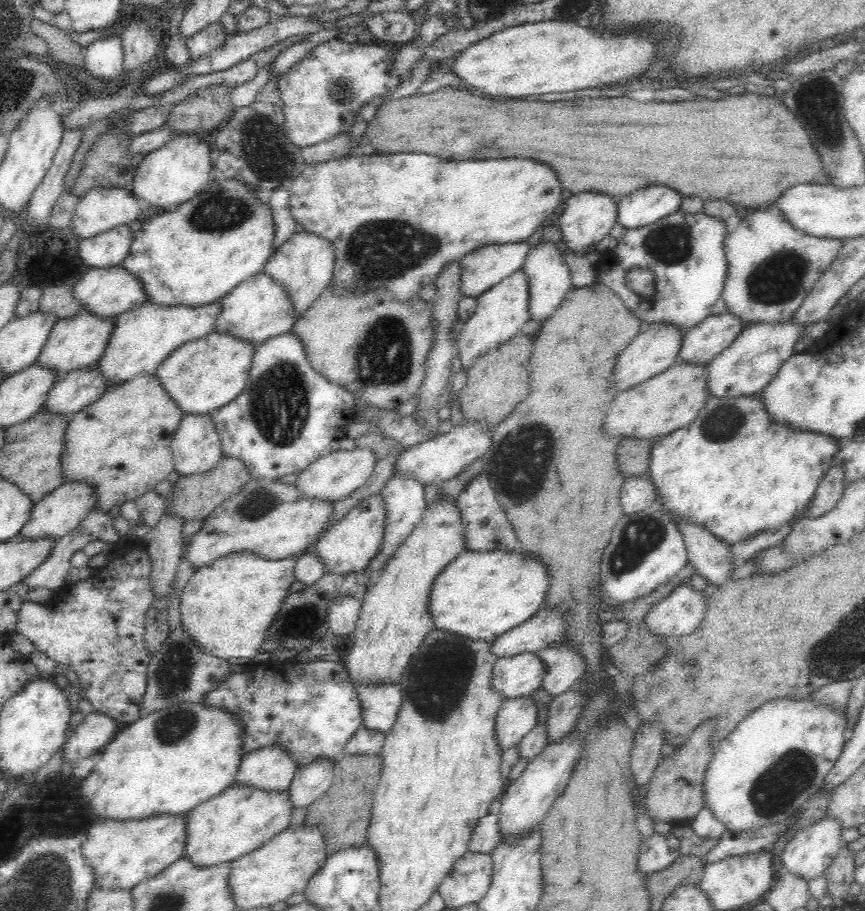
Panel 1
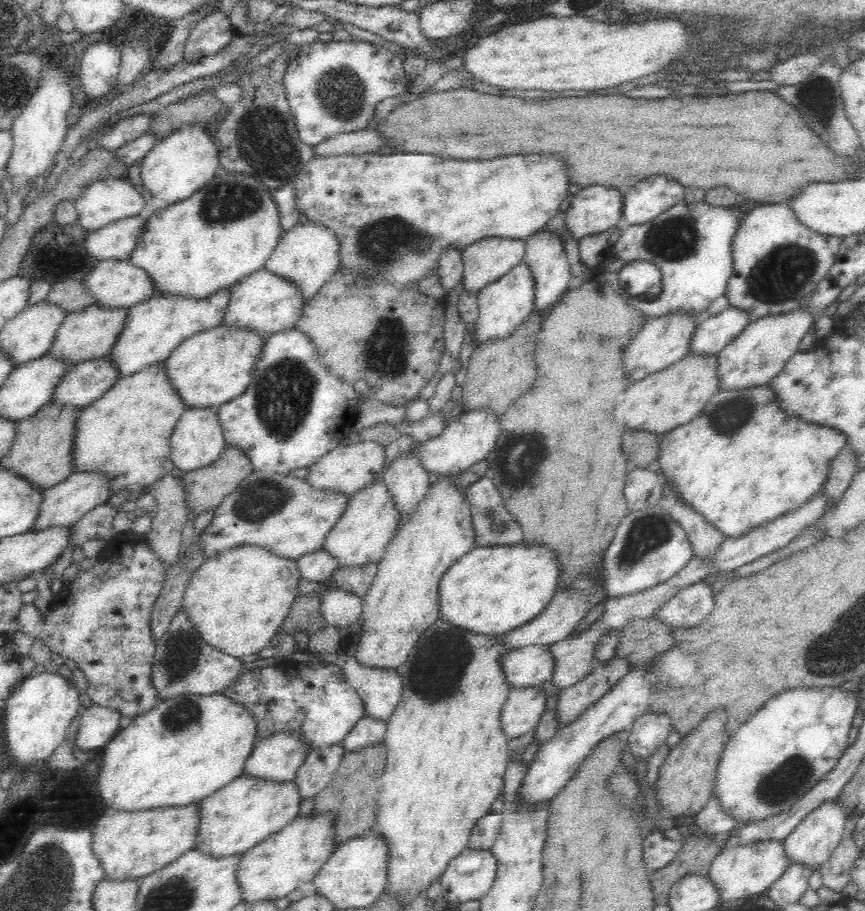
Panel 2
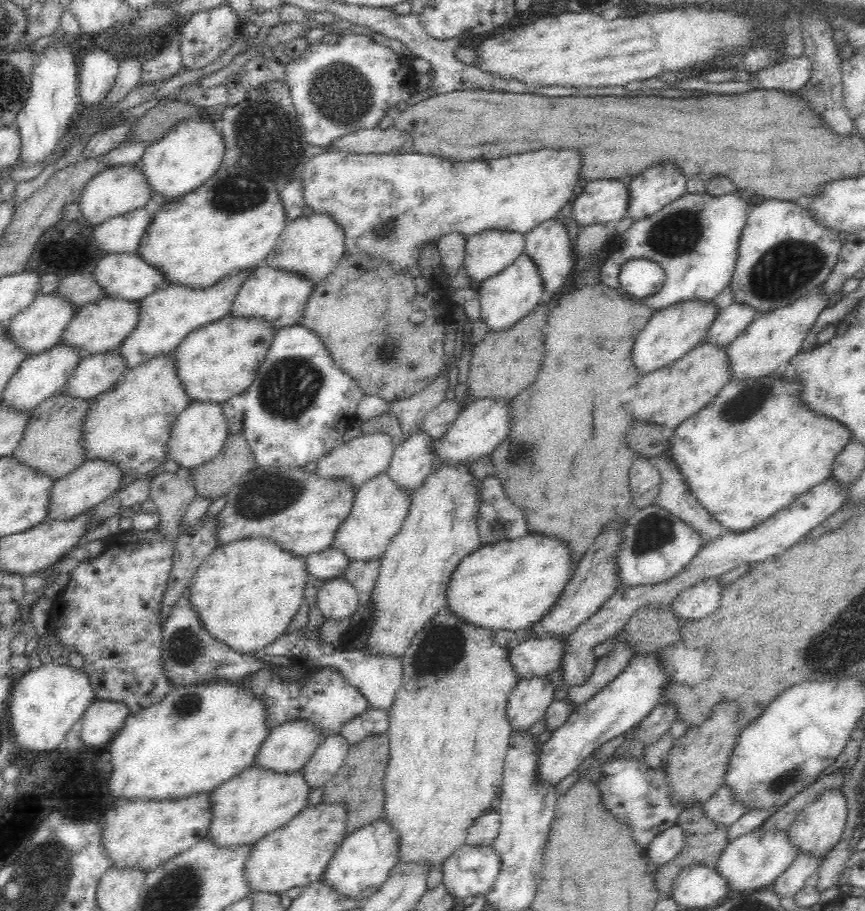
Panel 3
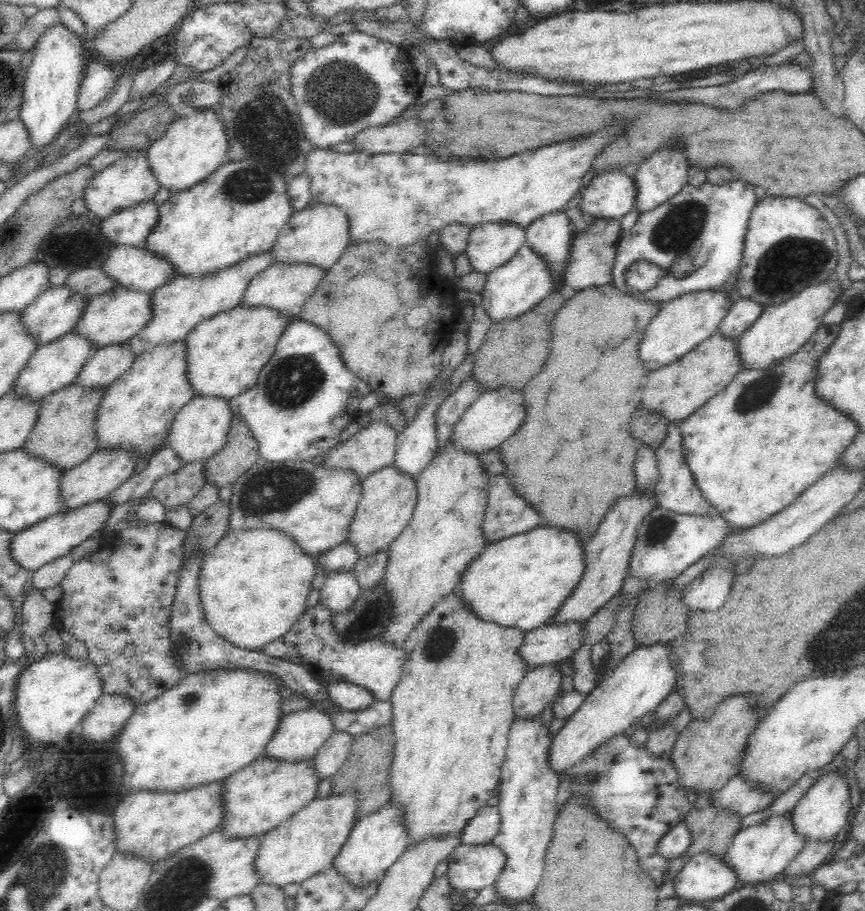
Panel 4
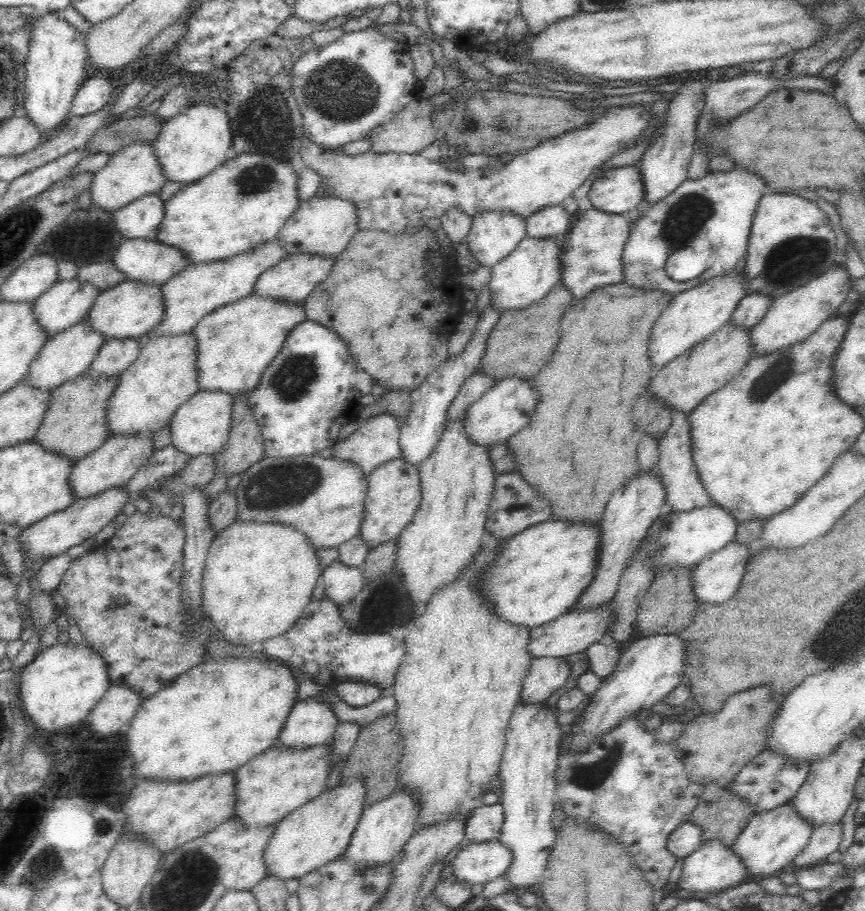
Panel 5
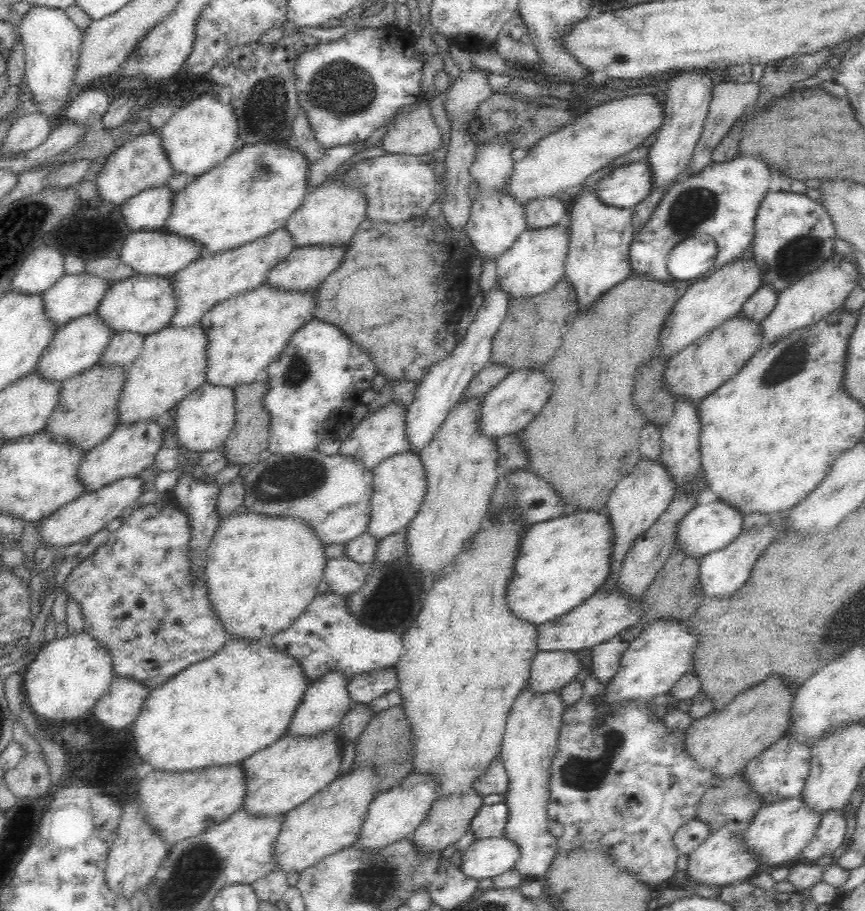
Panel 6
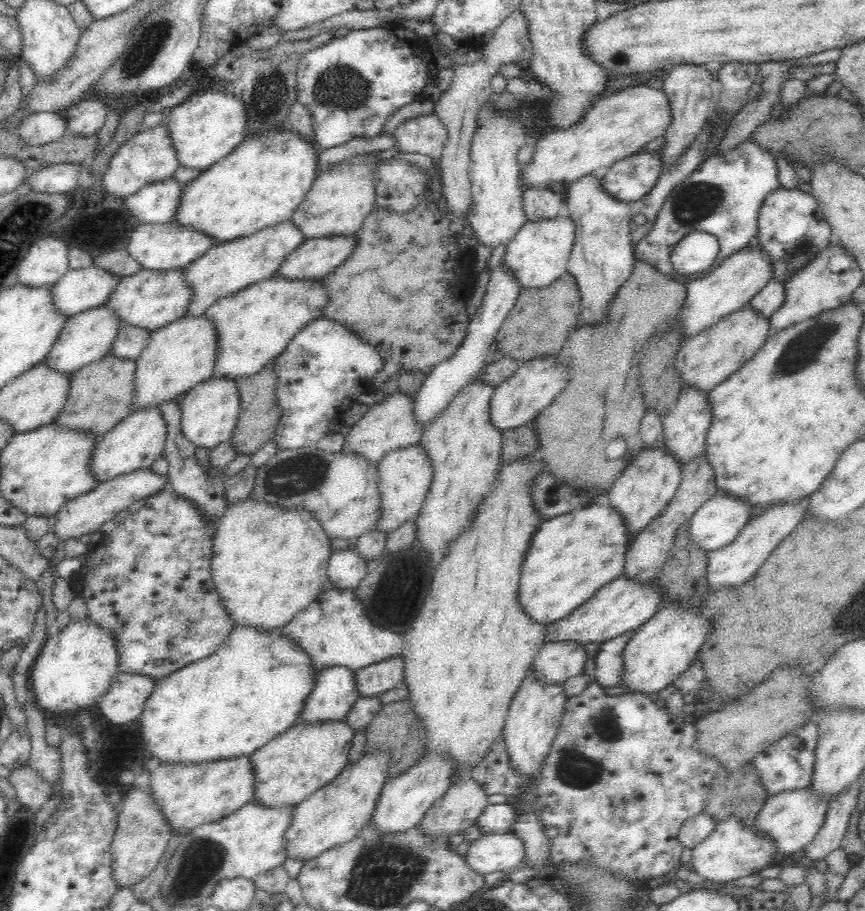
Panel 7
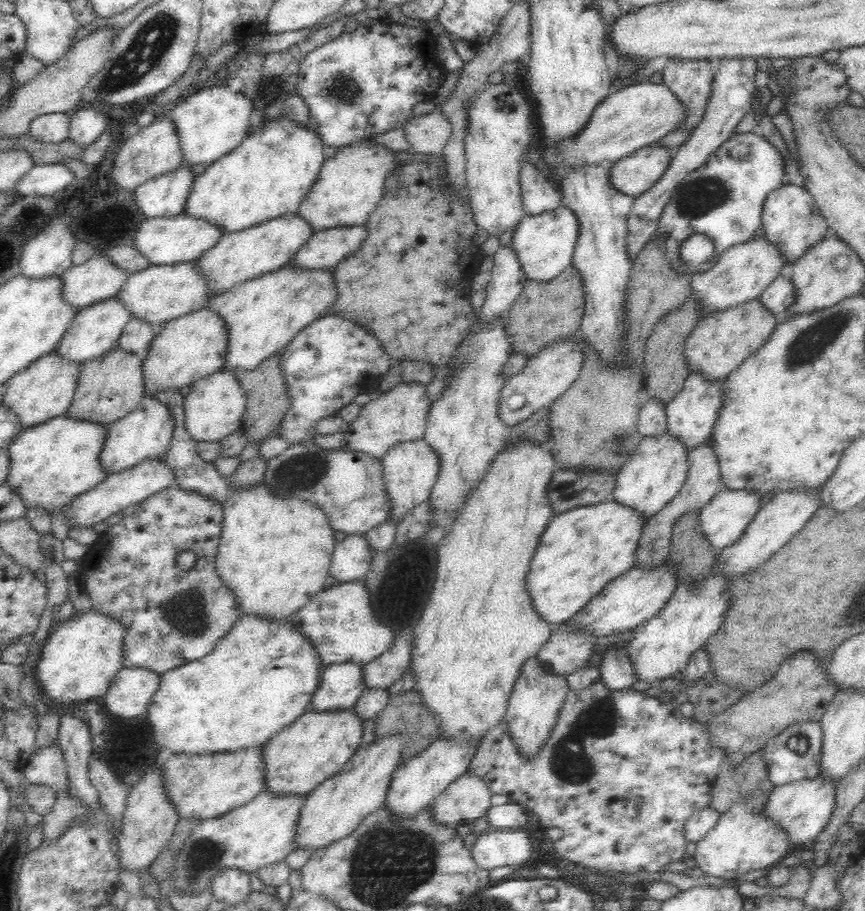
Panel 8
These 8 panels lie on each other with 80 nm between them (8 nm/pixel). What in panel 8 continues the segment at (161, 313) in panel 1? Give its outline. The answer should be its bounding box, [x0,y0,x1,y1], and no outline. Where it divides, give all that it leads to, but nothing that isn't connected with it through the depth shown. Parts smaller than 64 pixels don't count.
[198,212,312,297]

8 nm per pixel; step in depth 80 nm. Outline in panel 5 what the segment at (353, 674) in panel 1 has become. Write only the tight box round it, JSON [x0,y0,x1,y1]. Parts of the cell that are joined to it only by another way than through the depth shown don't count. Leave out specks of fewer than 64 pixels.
[391,418,495,617]

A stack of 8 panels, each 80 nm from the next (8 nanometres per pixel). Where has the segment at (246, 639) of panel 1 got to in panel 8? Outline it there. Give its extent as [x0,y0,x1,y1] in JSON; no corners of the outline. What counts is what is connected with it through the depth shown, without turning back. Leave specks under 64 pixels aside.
[216,484,335,621]

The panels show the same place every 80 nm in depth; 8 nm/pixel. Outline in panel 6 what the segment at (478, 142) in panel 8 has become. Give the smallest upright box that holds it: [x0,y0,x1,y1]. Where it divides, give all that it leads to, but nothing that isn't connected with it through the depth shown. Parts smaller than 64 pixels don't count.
[465,138,527,262]

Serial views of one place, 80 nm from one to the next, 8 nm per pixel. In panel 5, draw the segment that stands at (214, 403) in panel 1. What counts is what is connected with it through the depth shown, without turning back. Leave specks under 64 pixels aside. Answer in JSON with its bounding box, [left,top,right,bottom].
[192,295,306,393]

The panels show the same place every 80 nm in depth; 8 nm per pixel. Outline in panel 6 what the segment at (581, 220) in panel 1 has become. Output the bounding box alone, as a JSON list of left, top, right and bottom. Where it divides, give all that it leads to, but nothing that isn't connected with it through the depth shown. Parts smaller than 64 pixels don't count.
[593,162,653,210]

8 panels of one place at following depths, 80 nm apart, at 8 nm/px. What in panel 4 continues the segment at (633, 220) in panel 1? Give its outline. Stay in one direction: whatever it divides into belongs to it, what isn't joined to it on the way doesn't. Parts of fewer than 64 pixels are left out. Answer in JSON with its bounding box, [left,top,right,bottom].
[634,148,687,214]

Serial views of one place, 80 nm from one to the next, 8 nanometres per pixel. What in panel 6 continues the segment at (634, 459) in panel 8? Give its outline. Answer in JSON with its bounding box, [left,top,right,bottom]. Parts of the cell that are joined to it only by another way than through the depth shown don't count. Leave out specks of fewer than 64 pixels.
[596,458,676,593]

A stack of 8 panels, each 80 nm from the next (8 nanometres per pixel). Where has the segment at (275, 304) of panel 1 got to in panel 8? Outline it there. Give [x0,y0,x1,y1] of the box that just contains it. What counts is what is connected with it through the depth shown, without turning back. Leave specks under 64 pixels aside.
[290,225,368,269]

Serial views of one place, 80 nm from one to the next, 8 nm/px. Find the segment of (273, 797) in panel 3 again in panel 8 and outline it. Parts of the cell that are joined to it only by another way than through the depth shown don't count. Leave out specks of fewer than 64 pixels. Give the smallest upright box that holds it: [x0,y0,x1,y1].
[263,708,362,797]

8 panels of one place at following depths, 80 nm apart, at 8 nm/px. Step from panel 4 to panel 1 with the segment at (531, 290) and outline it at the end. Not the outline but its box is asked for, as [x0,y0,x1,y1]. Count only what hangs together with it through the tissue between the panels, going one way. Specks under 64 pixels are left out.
[456,270,530,373]

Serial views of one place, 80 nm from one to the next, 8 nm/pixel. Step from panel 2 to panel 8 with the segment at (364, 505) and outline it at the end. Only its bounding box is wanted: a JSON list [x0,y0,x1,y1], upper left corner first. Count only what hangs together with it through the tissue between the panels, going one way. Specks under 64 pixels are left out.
[381,438,440,524]

